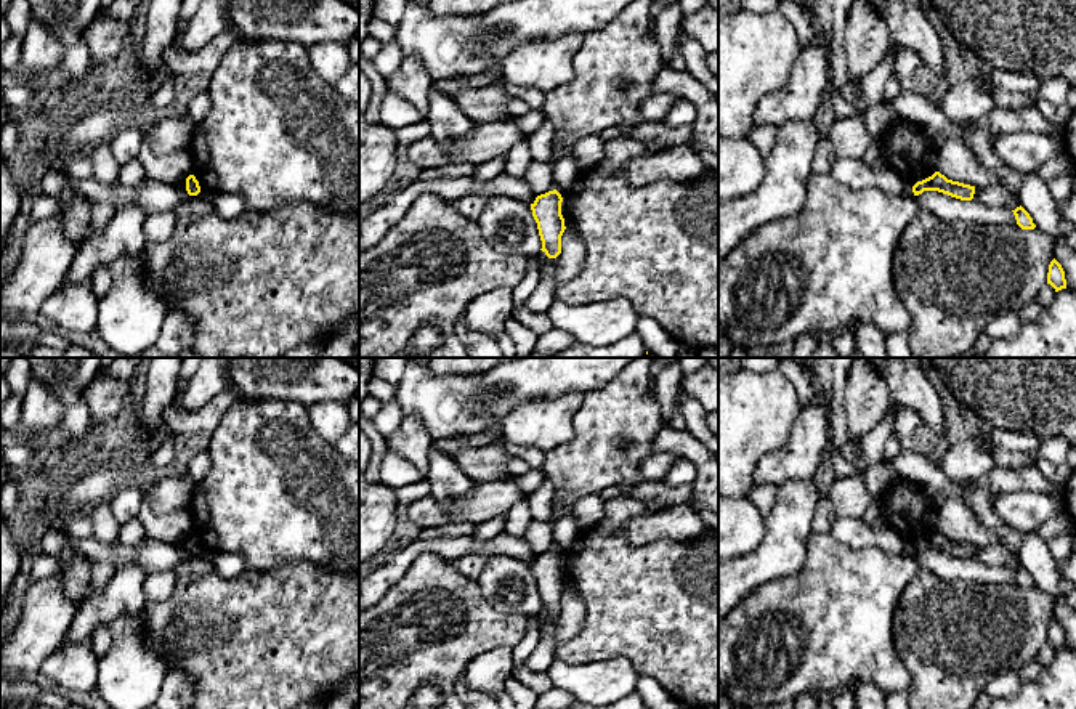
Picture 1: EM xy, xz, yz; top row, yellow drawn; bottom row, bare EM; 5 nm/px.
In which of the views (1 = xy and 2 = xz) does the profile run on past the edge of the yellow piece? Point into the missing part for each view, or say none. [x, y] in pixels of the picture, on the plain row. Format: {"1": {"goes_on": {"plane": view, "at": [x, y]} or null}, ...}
{"1": {"goes_on": null}, "2": {"goes_on": null}}

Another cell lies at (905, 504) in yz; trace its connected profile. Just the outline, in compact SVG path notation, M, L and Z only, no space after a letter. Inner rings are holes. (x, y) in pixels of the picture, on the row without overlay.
M898 476L880 502L887 526L898 533L909 545L935 533L924 521L928 513L935 512L933 505L922 486L914 481Z

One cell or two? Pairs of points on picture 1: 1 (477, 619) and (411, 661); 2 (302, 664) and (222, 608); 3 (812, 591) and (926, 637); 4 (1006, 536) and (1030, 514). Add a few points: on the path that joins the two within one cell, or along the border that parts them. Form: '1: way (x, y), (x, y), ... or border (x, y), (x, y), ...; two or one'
1: way (461, 636), (443, 645), (427, 645); one
2: way (283, 645), (278, 640), (260, 640), (241, 621); one
3: border (905, 589), (893, 618), (893, 640), (902, 661); two
4: border (998, 494), (995, 510), (1023, 534); two

